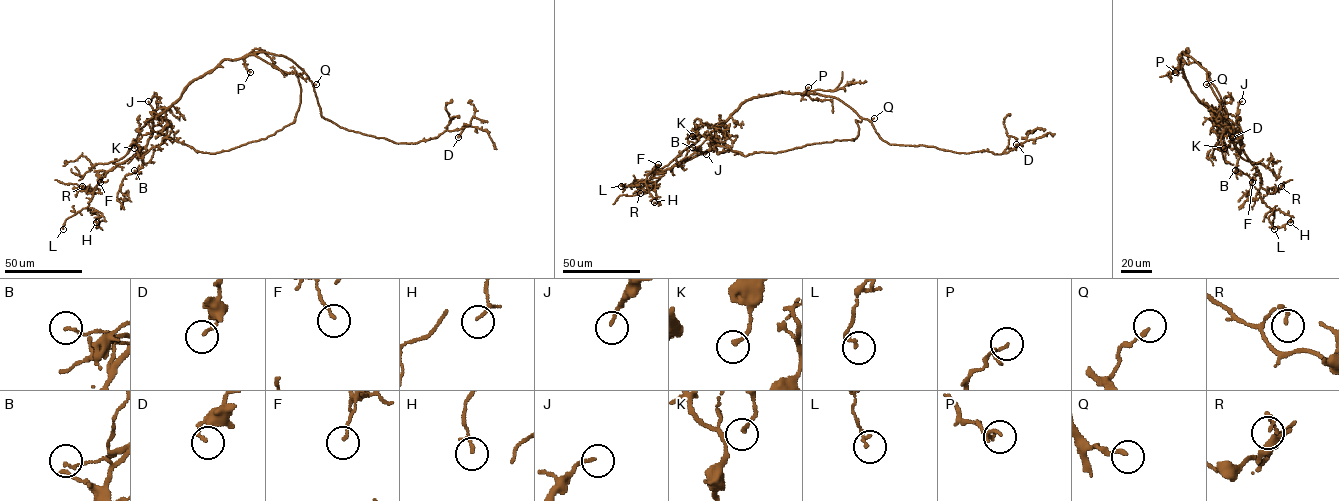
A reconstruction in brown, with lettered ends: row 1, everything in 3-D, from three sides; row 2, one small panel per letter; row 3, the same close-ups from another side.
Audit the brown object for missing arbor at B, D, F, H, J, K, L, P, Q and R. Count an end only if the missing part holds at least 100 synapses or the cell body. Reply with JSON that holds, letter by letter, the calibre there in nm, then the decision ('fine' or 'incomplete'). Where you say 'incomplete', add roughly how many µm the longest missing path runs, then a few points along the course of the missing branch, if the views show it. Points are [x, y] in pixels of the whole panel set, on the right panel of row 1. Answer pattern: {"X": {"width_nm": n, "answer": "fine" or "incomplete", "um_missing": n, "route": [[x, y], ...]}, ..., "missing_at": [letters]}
{"B": {"width_nm": 120, "answer": "fine"}, "D": {"width_nm": 130, "answer": "fine"}, "F": {"width_nm": 110, "answer": "fine"}, "H": {"width_nm": 110, "answer": "fine"}, "J": {"width_nm": 120, "answer": "fine"}, "K": {"width_nm": 170, "answer": "fine"}, "L": {"width_nm": 160, "answer": "fine"}, "P": {"width_nm": 100, "answer": "fine"}, "Q": {"width_nm": 170, "answer": "fine"}, "R": {"width_nm": 120, "answer": "fine"}, "missing_at": []}

